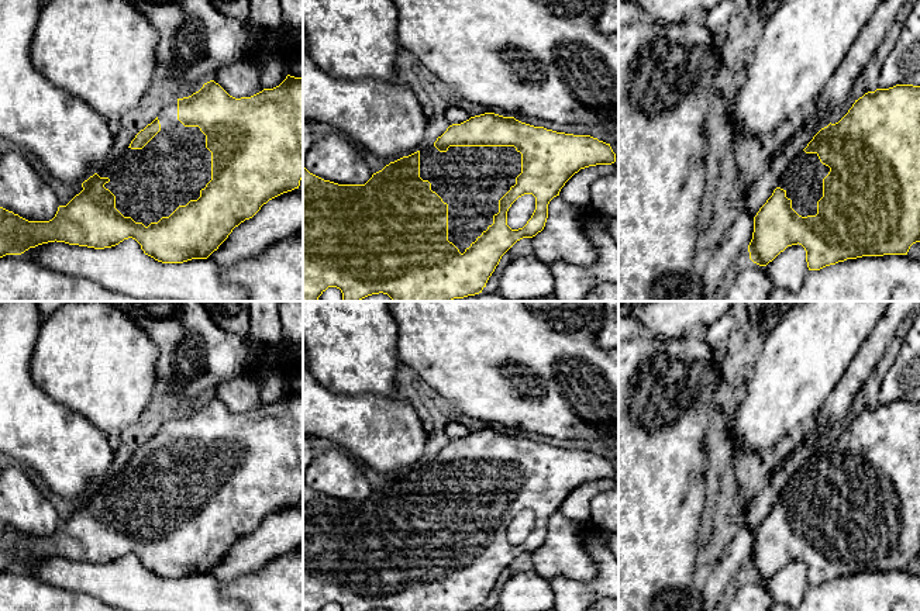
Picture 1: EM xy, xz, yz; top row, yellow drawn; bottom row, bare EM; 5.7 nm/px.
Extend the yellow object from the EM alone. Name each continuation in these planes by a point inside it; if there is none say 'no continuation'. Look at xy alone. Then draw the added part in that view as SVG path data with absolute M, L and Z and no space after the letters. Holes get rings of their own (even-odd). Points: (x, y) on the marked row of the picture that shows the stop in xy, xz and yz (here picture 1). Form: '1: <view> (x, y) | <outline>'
1: xy (150, 183) | M165 99L158 104L158 120L161 131L142 149L128 148L97 172L100 177L110 179L104 187L116 196L116 208L145 227L197 200L211 180L211 152L206 148L206 135L199 127L185 127L178 120L178 99Z

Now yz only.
1: yz (802, 179) | M799 152L786 166L781 176L779 186L792 200L792 208L802 217L817 214L817 201L823 197L823 179L828 175L830 168L823 165L817 153Z

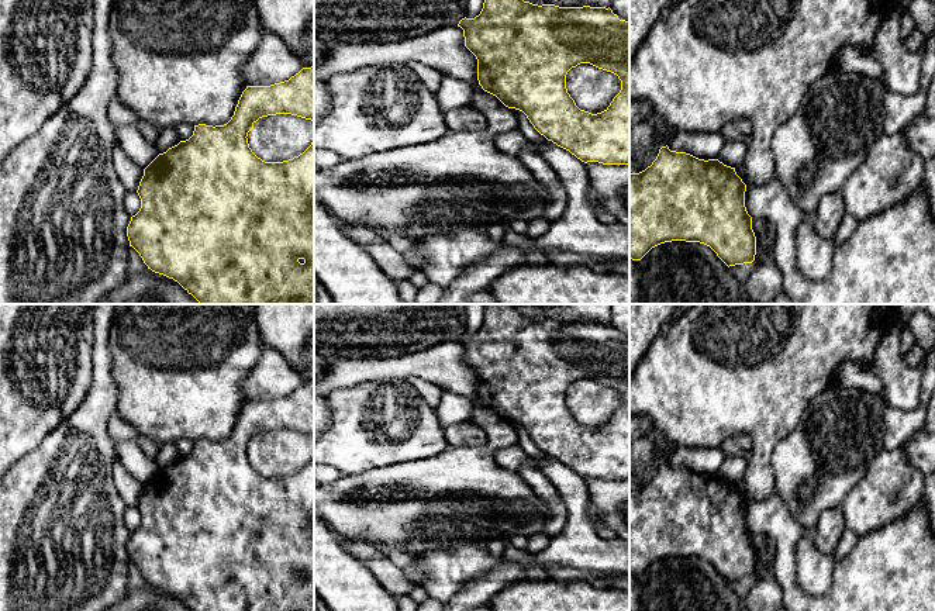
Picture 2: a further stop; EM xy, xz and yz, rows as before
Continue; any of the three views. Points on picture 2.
no continuation

